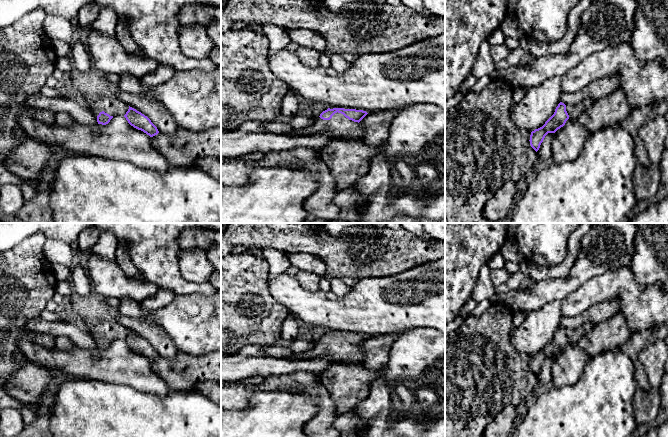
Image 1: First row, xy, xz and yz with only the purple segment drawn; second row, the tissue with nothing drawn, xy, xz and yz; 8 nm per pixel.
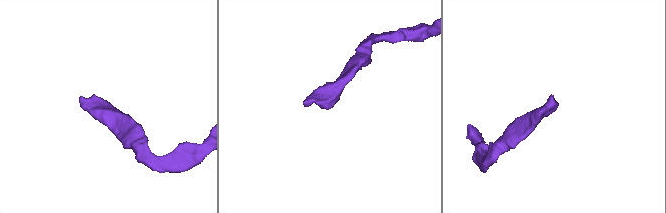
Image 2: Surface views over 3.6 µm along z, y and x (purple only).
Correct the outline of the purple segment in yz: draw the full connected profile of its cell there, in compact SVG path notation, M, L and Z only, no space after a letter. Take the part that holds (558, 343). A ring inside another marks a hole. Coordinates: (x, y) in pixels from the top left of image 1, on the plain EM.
M590 323L584 324L576 329L565 329L560 326L556 331L554 338L545 346L545 348L531 356L529 364L531 371L537 376L548 357L555 357L565 349L569 342L577 344L592 327L593 325Z

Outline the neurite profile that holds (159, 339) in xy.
M118 314L117 322L147 340L159 357L173 360L180 352L168 333L155 323L129 318L122 314Z

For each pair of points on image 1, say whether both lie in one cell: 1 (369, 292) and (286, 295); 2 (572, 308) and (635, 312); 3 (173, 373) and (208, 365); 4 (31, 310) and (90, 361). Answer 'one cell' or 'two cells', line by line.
1: one cell
2: one cell
3: one cell
4: two cells

